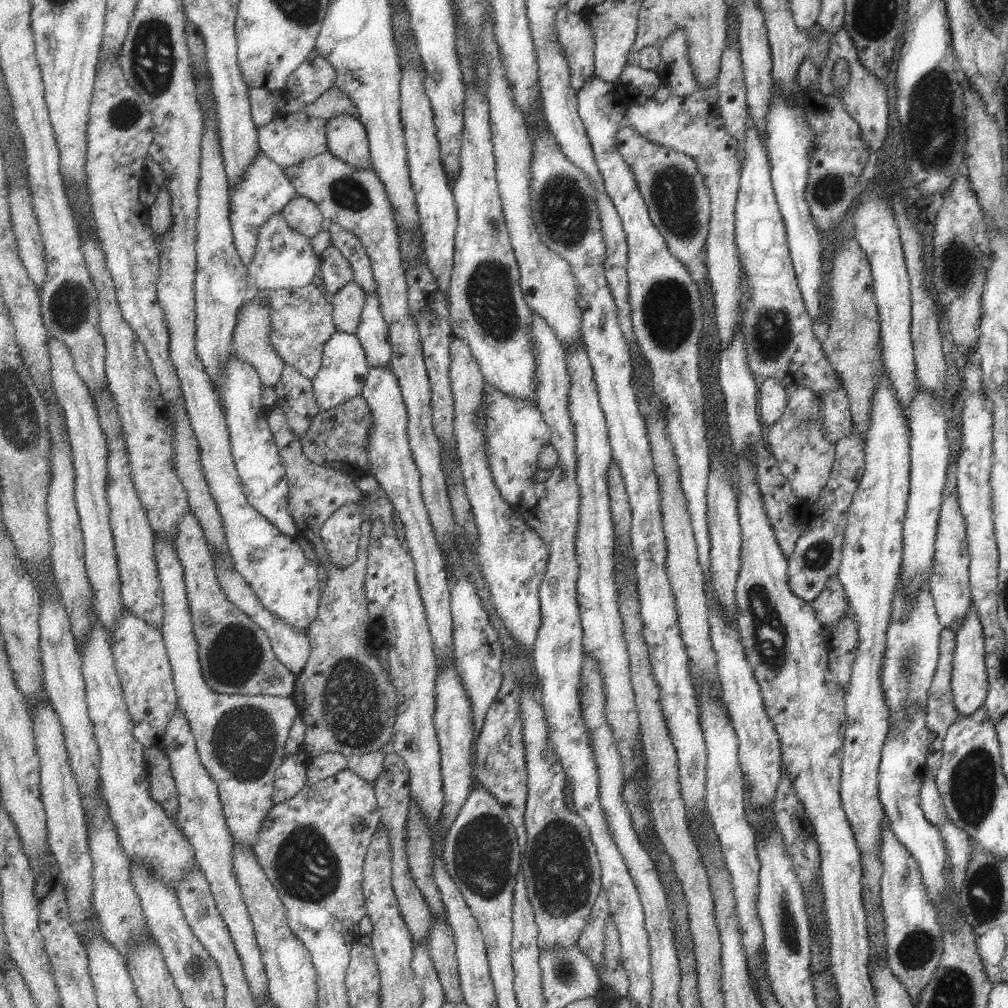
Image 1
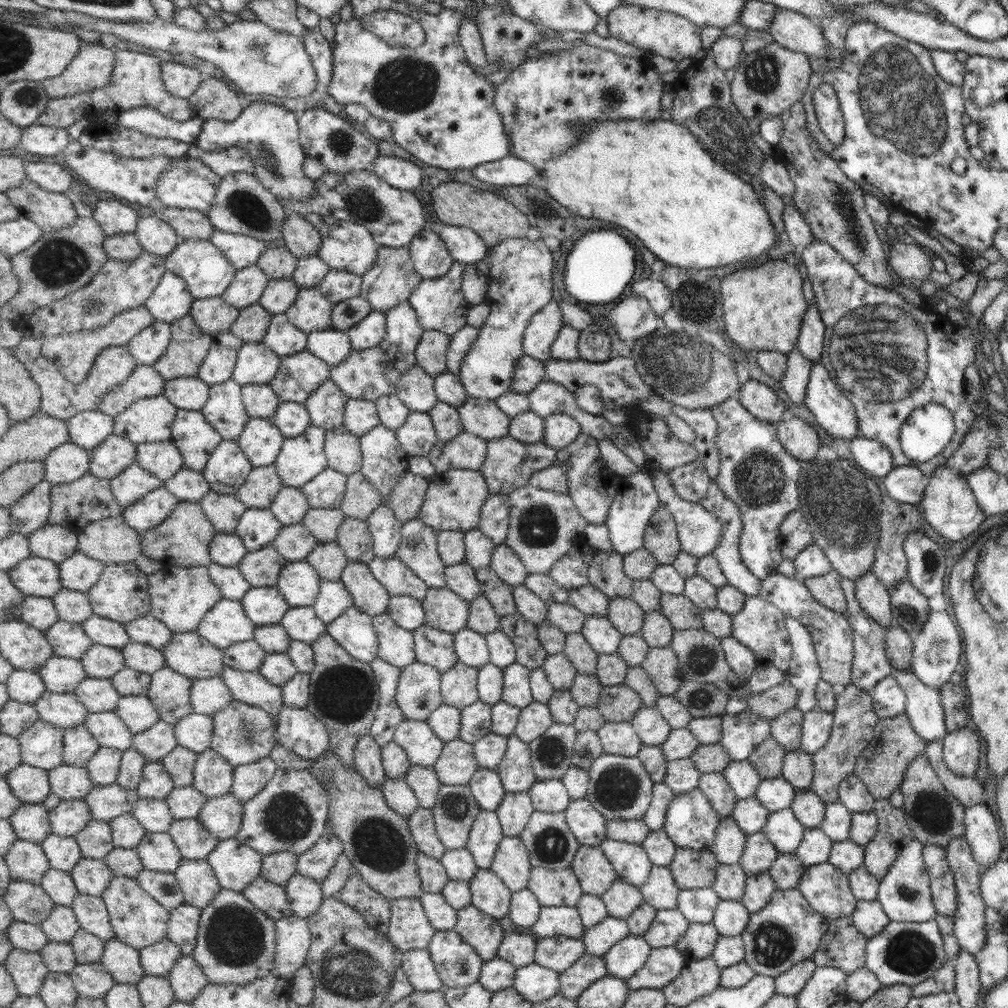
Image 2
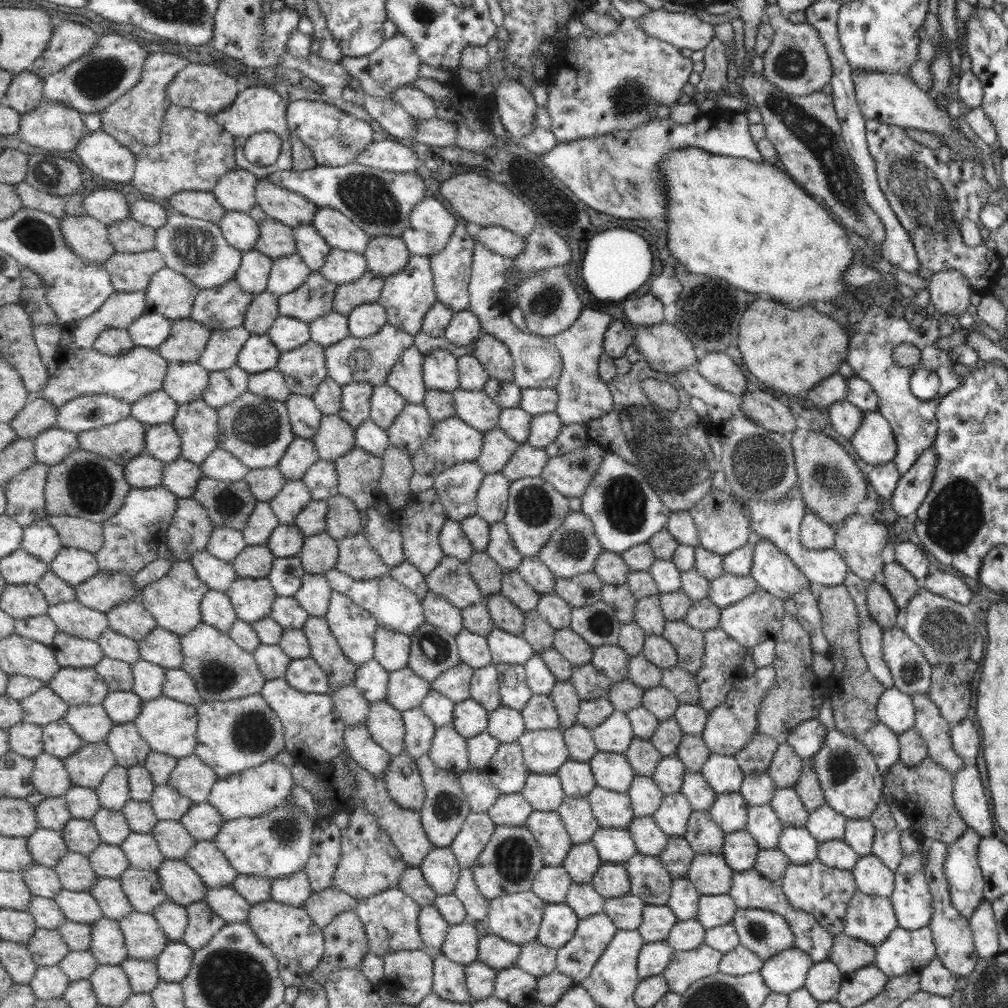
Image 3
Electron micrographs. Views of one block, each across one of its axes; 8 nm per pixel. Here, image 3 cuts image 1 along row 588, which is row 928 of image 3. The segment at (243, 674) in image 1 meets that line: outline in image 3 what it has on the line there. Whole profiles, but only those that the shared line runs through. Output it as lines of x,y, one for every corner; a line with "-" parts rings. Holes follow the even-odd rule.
200,901
186,907
188,909
189,925
182,941
194,952
207,947
217,933
228,922
217,916
205,901

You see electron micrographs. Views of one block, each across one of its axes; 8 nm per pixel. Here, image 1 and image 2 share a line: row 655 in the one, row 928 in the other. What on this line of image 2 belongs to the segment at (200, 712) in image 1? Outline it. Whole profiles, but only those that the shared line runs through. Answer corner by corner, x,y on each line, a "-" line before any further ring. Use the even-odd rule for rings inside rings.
183,904
171,912
168,940
181,948
182,955
193,955
198,944
202,910
195,905

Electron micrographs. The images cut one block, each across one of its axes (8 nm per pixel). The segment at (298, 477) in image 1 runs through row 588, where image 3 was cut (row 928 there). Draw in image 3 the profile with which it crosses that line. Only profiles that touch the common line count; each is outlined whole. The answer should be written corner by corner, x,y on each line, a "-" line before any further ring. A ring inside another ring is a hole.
355,911
339,914
324,929
325,955
312,978
325,987
337,969
359,969
369,952
369,940
364,922

